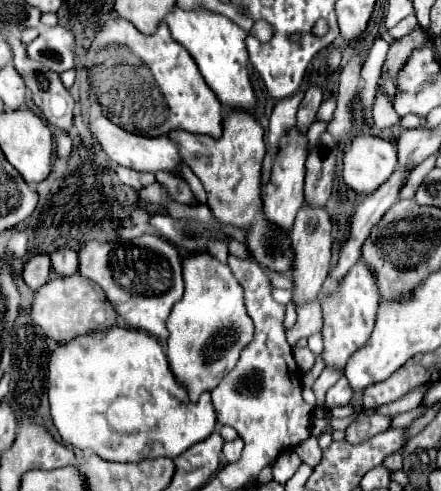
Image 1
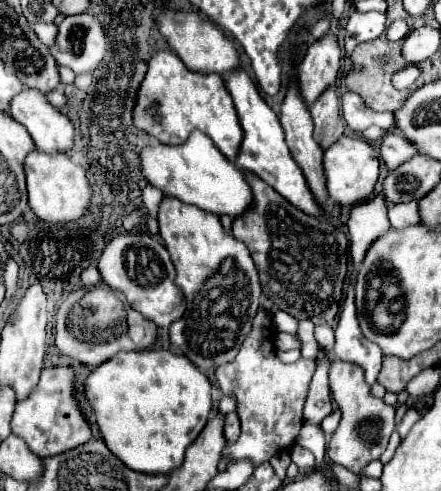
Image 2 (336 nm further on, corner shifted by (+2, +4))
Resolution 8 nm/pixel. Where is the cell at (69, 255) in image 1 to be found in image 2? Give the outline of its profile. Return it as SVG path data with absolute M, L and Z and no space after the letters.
M87 267L87 269L81 273L81 281L83 281L85 287L91 287L91 285L99 283L99 281L101 281L101 275L99 275L97 267Z

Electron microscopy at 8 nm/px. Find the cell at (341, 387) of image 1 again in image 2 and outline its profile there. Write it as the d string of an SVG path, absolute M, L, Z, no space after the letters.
M335 359L329 369L329 385L333 399L341 409L341 423L327 445L327 455L333 463L339 463L353 473L359 473L369 461L379 459L385 451L391 433L395 431L395 407L383 399L371 395L371 387L365 381L363 369L355 363Z

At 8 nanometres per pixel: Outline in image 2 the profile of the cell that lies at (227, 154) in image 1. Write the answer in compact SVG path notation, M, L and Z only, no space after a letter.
M253 175L245 177L249 179L255 199L253 207L249 207L241 219L233 221L233 237L243 241L251 251L263 293L277 305L277 309L299 321L309 319L315 325L333 325L341 307L347 275L347 233L329 221L297 211L297 207L287 199L281 199L281 195L271 187L265 187L265 183L253 179Z

